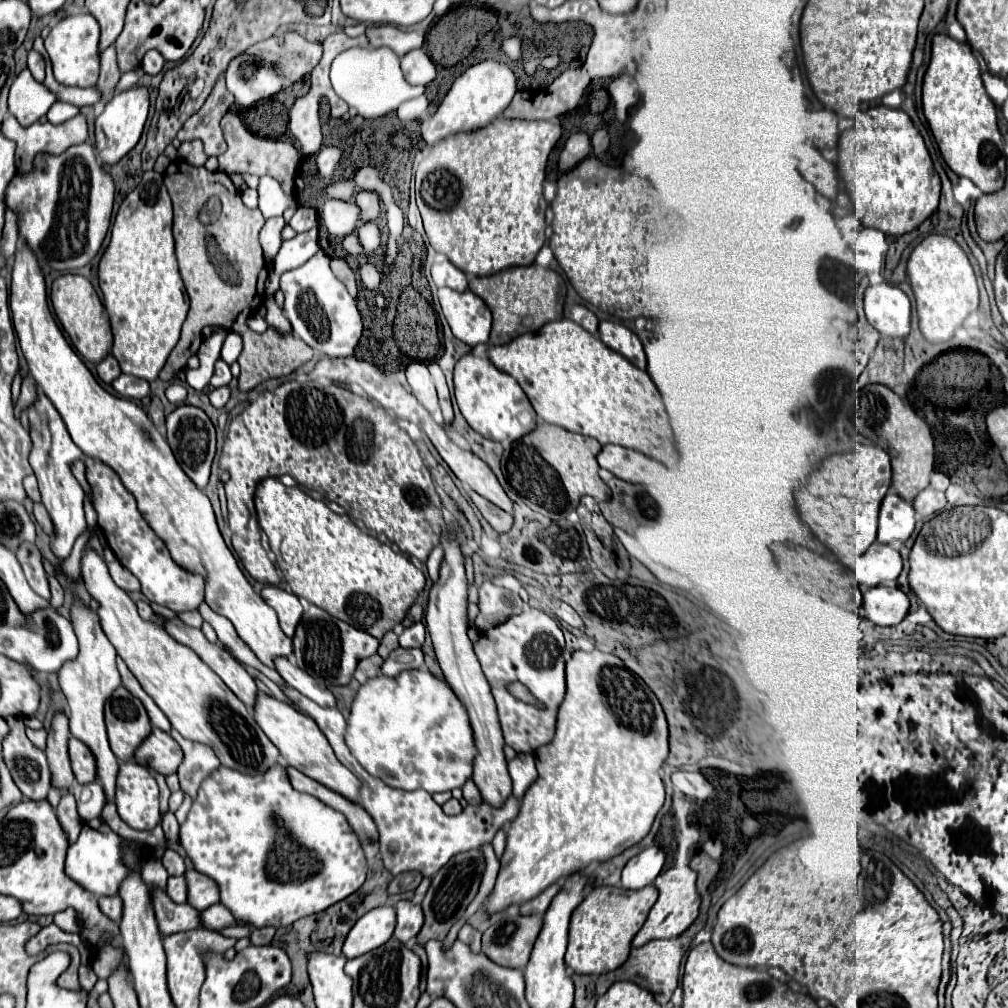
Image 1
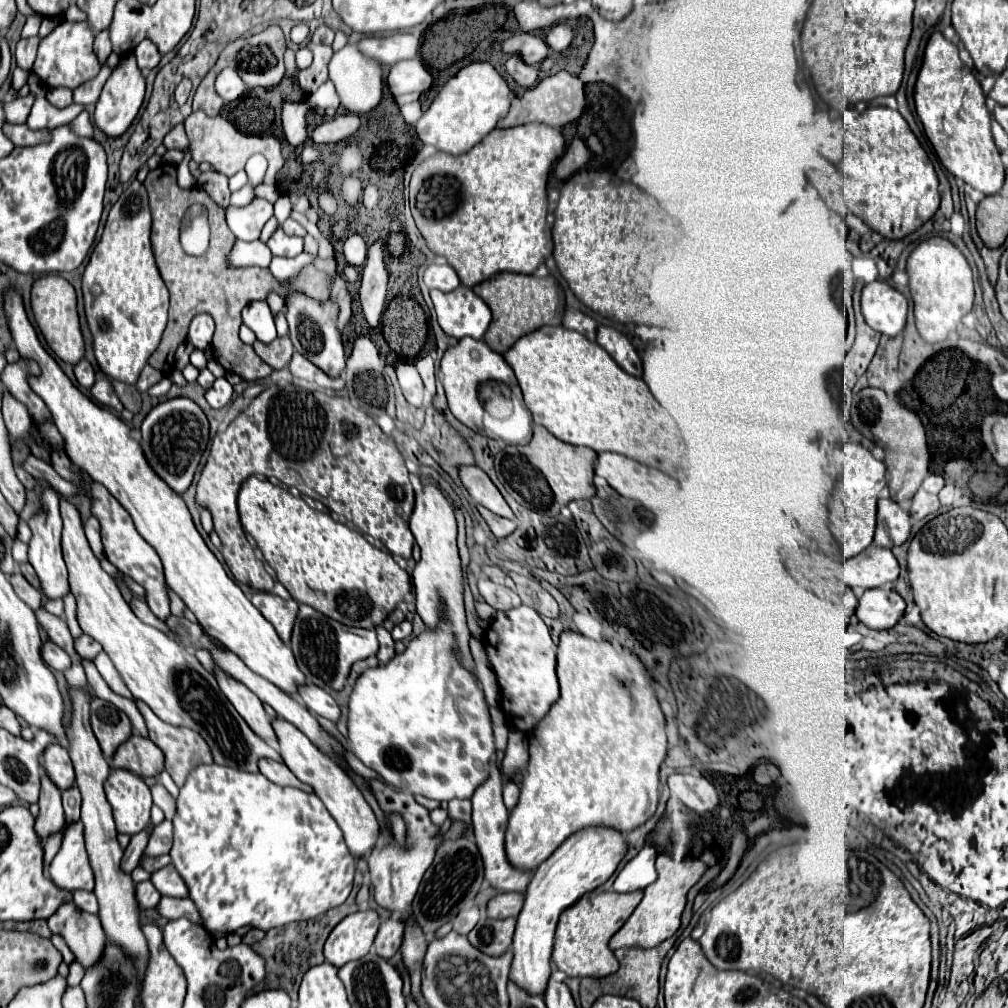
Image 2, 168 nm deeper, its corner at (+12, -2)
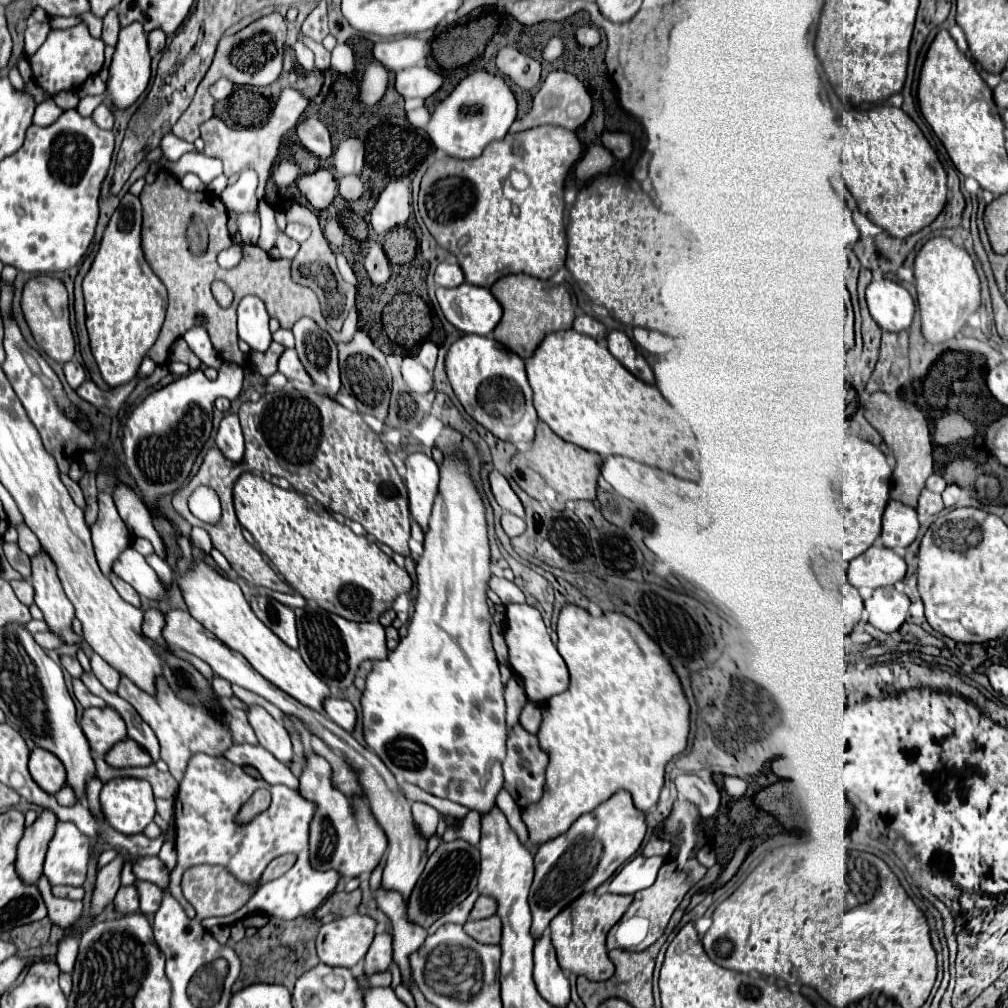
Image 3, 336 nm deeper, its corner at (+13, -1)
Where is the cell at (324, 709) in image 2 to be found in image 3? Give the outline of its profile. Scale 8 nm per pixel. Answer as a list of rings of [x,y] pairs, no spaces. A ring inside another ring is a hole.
[[[326,698],[326,702],[324,702],[324,710],[326,710],[326,714],[328,714],[338,726],[342,726],[342,728],[348,730],[348,732],[354,730],[358,714],[356,714],[354,706],[352,706],[348,700]]]

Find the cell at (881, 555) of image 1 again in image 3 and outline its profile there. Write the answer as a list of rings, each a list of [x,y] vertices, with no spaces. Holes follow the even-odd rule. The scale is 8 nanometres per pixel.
[[[876,542],[860,558],[854,558],[848,568],[850,584],[856,586],[862,599],[869,598],[874,588],[892,586],[906,574],[906,562],[884,544]]]

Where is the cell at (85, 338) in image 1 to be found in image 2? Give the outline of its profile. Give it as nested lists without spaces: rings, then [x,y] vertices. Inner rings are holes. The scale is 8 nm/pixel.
[[[47,275],[33,283],[31,291],[31,307],[35,321],[45,335],[47,345],[53,349],[53,353],[63,359],[65,363],[79,363],[85,357],[85,339],[79,325],[79,313],[77,313],[77,293],[69,281],[65,281],[59,275]]]

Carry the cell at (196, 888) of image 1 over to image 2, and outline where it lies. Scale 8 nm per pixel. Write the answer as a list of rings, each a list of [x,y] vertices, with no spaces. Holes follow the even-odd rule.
[[[173,865],[163,867],[161,871],[155,871],[151,875],[151,883],[157,887],[161,895],[169,897],[189,897],[189,889],[185,887],[185,881],[181,881],[181,875],[173,871]]]

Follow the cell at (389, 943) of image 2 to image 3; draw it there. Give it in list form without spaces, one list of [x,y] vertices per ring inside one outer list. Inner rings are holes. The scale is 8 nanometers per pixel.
[[[382,932],[374,936],[374,942],[364,958],[364,974],[372,976],[376,972],[388,970],[392,962],[392,936]]]

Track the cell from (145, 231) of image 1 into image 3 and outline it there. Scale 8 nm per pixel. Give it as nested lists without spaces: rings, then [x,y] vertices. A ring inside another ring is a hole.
[[[124,194],[120,208],[112,214],[100,250],[84,278],[86,292],[86,328],[90,348],[96,358],[98,370],[108,386],[122,386],[130,382],[146,352],[156,342],[164,314],[166,314],[166,288],[144,260],[140,246],[142,206],[132,194]]]

